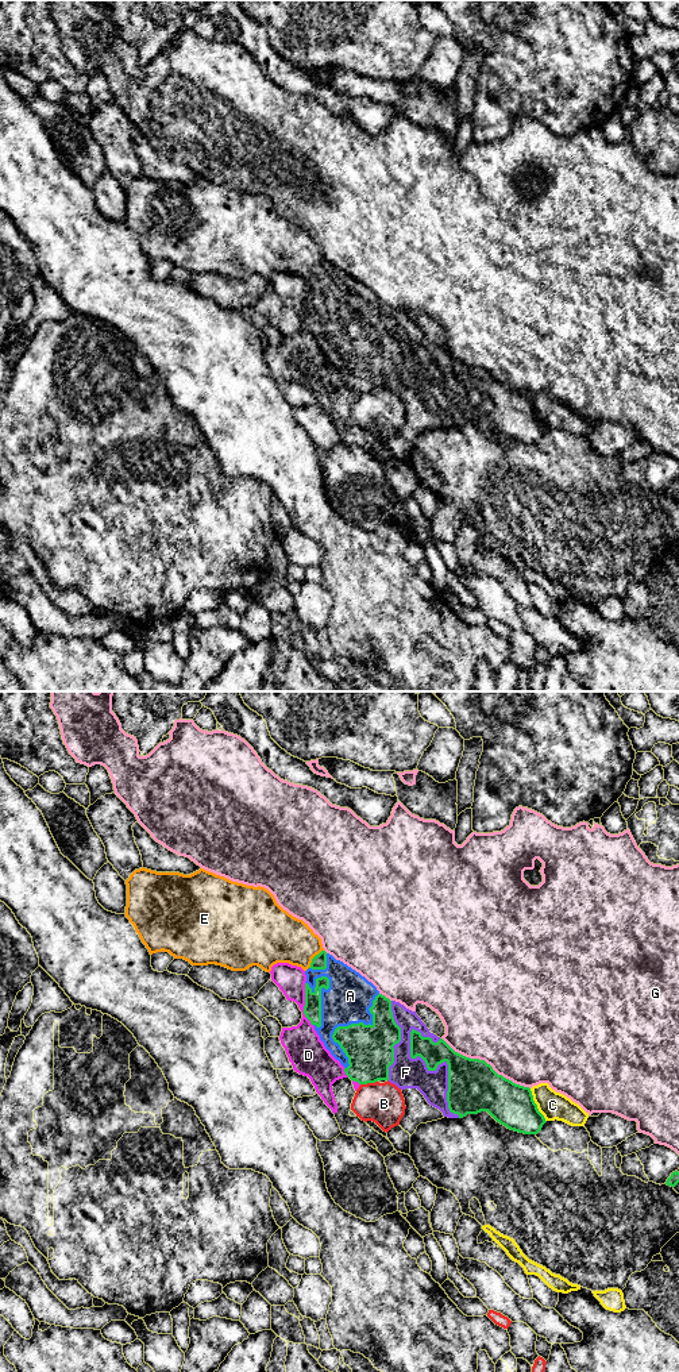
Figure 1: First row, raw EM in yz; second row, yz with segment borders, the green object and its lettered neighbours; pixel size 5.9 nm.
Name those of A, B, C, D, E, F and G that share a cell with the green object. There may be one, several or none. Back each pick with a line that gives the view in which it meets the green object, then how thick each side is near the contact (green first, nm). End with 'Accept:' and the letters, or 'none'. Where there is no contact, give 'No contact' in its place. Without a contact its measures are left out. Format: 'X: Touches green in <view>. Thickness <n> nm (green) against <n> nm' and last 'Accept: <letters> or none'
A: Touches green in yz. Thickness 280 nm (green) against 280 nm
F: Touches green in yz. Thickness 300 nm (green) against 190 nm
Accept: A, F

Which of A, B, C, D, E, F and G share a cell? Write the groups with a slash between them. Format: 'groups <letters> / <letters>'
groups A F / B / C / D / E / G

